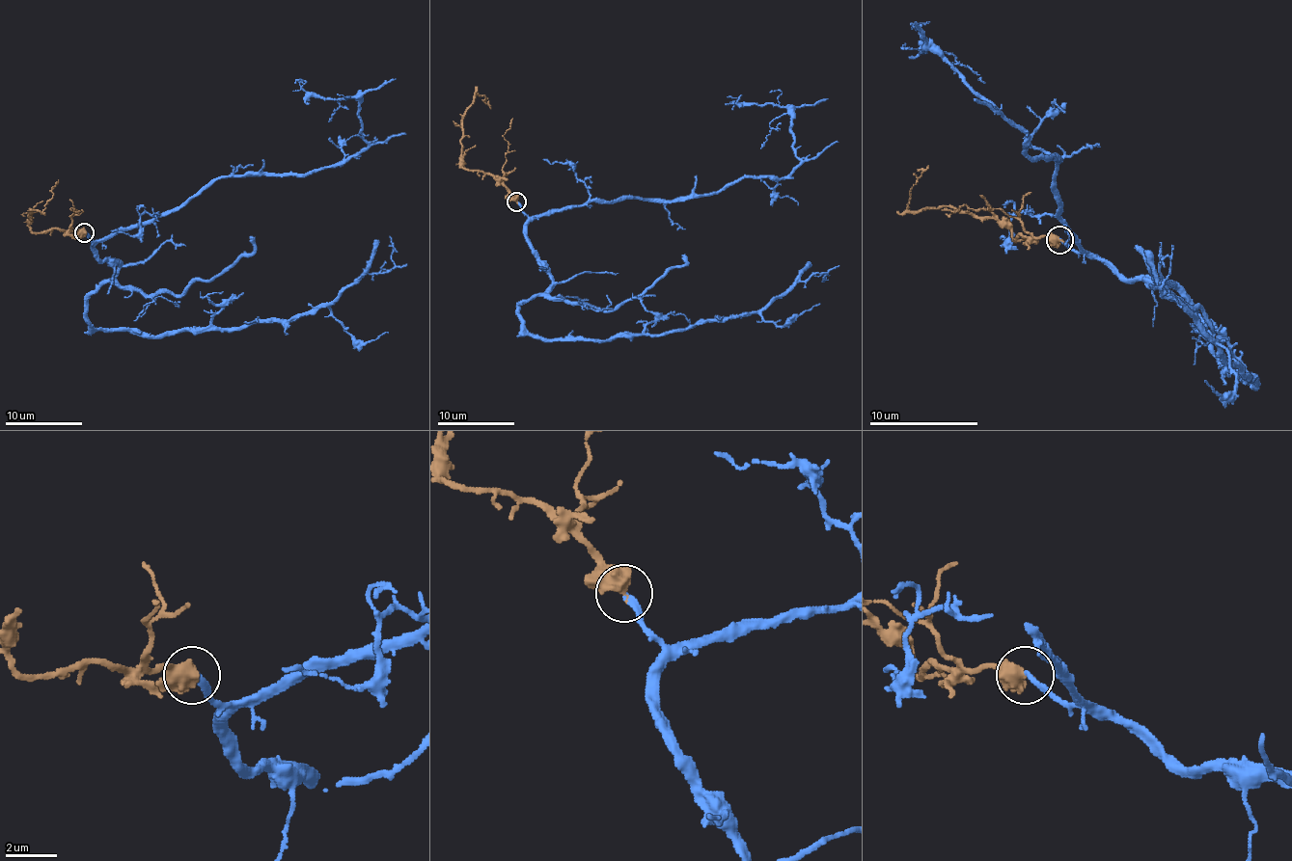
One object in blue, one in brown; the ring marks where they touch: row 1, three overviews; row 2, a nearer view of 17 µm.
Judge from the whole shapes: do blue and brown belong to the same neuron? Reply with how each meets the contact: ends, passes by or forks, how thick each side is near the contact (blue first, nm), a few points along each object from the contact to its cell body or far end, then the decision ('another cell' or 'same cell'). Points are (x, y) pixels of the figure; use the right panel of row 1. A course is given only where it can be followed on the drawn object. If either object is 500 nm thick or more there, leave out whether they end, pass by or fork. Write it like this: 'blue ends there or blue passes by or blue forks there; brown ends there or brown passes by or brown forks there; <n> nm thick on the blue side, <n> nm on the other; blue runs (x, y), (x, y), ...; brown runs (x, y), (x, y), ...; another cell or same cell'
200 nm thick on the blue side, 750 nm on the other; blue runs (1058, 239), (1129, 280), (1172, 287), (1213, 353), (1253, 385), (1159, 287), (1165, 266); brown runs (1058, 239), (1015, 239), (991, 217), (975, 217), (950, 206), (913, 212), (910, 190), (928, 166); same cell

